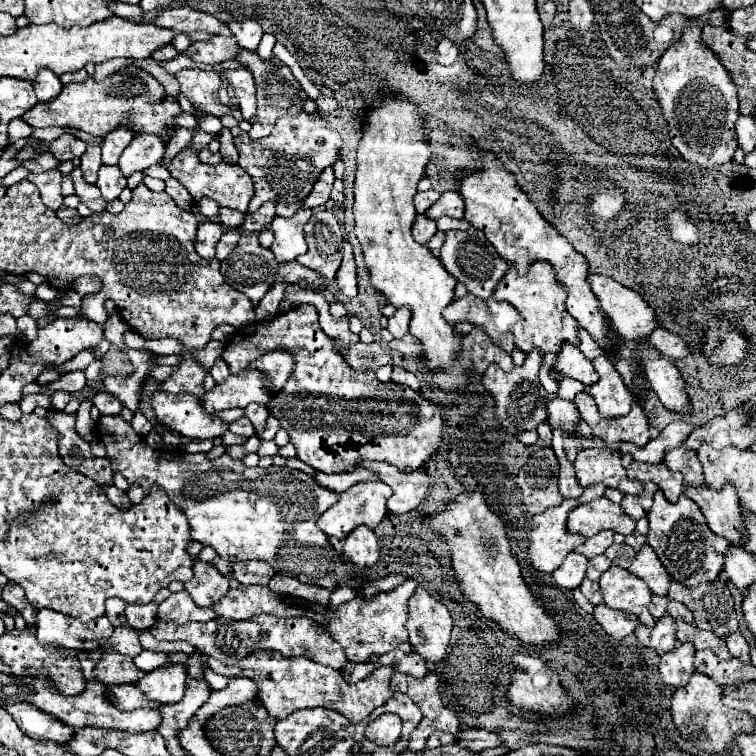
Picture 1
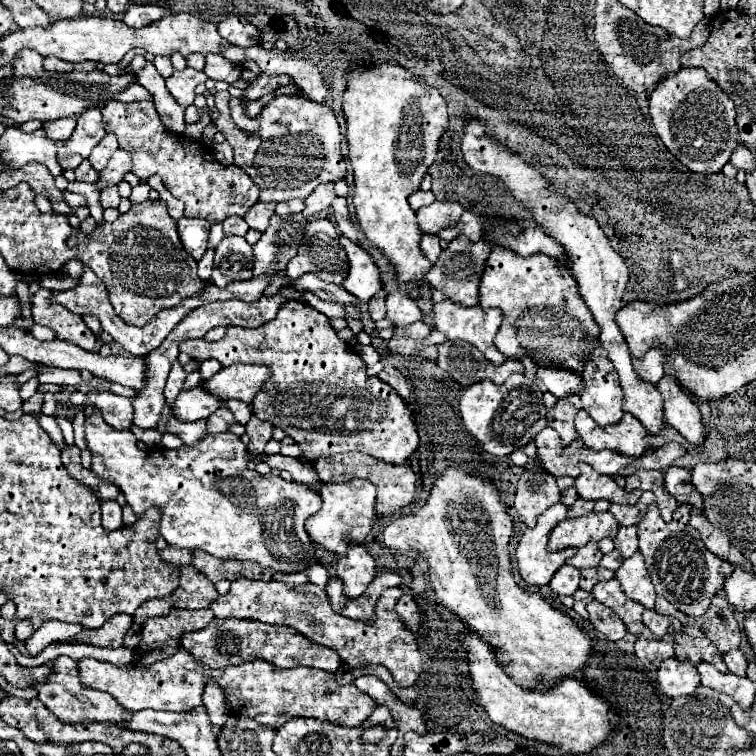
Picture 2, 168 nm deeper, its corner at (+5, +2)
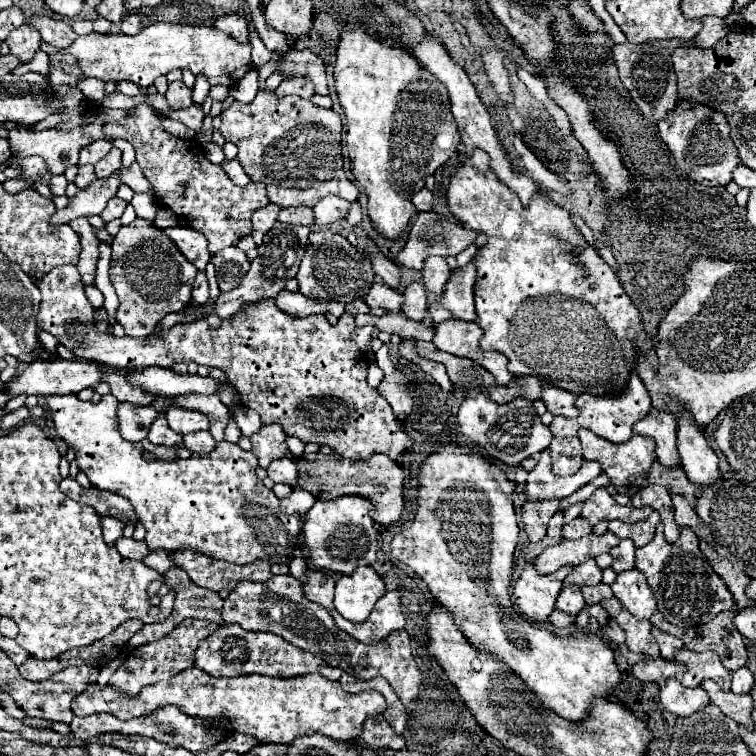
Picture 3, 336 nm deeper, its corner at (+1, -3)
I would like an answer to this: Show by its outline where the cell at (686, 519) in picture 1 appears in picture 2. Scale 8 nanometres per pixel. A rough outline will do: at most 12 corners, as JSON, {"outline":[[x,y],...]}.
{"outline":[[652,503],[638,541],[656,593],[704,615],[734,569],[690,525]]}

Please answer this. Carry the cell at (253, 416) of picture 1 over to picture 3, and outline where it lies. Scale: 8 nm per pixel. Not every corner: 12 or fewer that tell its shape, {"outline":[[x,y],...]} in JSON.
{"outline":[[280,424],[262,426],[250,436],[262,468],[288,456]]}

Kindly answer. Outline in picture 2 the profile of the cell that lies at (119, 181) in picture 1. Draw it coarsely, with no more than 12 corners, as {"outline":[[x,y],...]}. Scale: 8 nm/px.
{"outline":[[104,187],[100,191],[100,205],[118,207],[118,187]]}

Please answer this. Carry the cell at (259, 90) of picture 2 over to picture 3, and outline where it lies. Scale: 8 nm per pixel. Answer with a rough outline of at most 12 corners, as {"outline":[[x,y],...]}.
{"outline":[[304,76],[286,78],[276,94],[312,98],[314,84]]}

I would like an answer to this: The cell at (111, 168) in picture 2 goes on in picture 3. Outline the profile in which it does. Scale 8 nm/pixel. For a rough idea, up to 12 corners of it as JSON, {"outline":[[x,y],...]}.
{"outline":[[96,178],[56,210],[52,230],[74,218],[100,214],[120,180]]}

